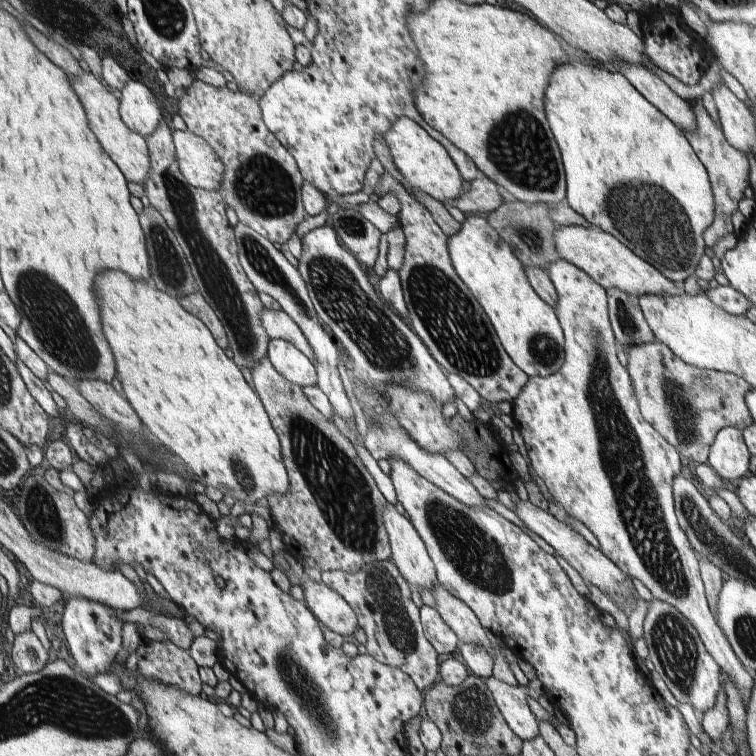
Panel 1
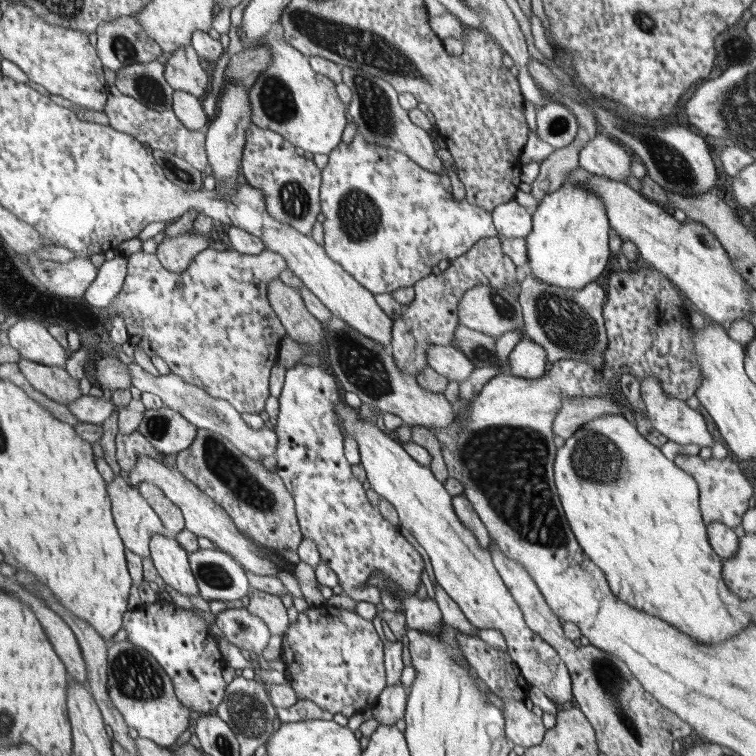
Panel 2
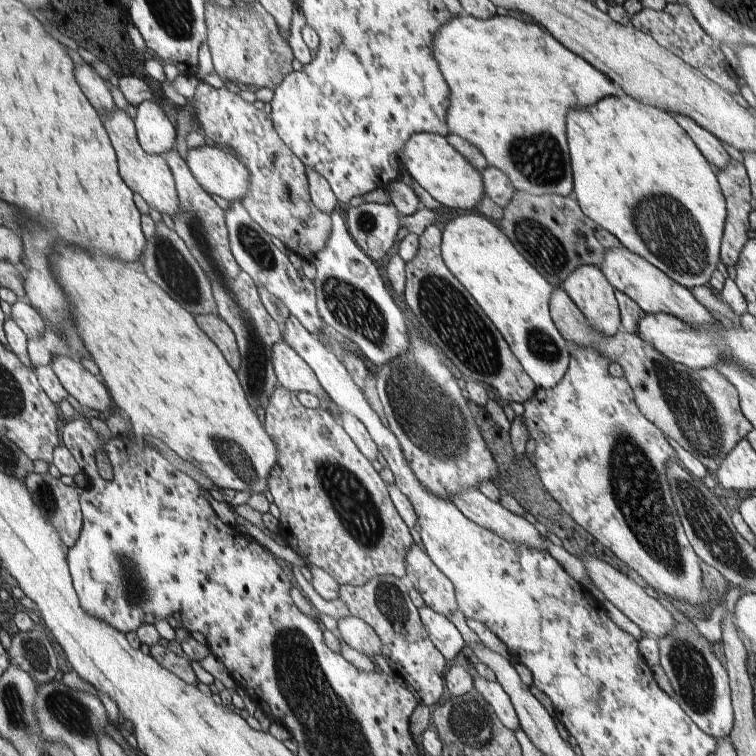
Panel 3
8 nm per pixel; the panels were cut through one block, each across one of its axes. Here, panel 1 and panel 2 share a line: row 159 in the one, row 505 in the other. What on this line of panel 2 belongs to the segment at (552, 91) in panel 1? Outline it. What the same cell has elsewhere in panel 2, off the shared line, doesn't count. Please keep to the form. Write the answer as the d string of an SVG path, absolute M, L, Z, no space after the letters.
M624 415L596 417L567 438L556 454L555 484L576 541L603 569L611 591L624 603L668 621L700 643L726 641L754 621L740 608L742 598L732 594L722 578L724 562L708 543L695 477L674 466Z

